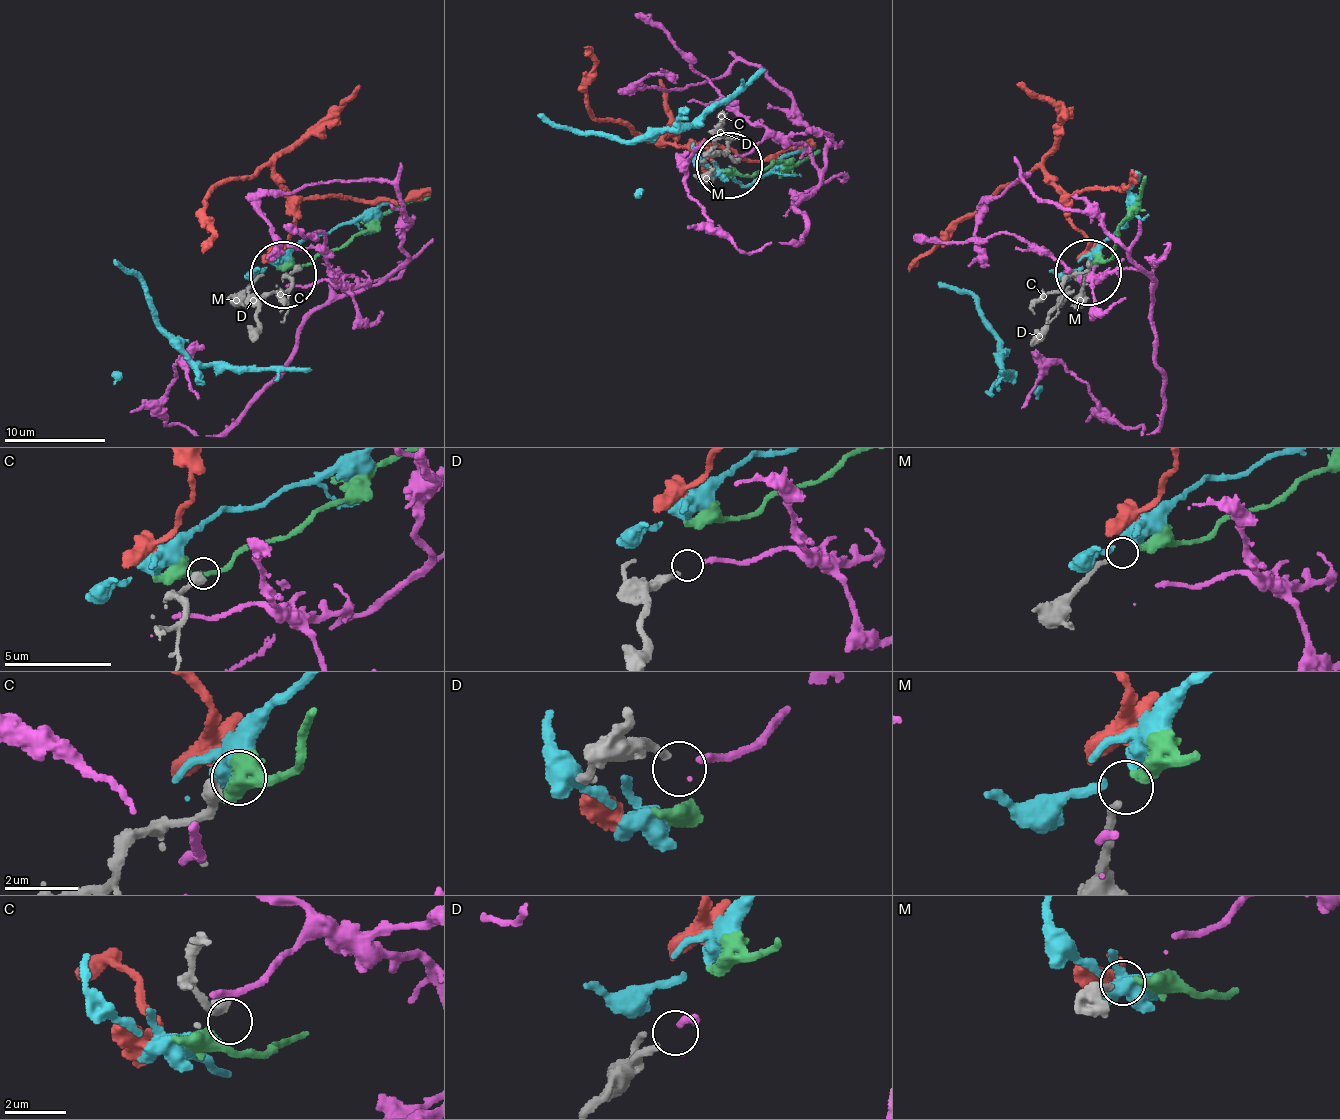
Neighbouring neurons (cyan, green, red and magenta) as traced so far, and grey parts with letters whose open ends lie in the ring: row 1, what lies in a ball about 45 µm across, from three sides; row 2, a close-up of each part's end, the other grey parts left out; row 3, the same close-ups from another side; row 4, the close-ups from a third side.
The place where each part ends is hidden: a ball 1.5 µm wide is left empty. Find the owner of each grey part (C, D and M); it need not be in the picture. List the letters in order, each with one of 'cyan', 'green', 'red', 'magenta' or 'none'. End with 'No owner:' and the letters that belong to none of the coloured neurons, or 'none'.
C: none
D: magenta
M: green
No owner: C

